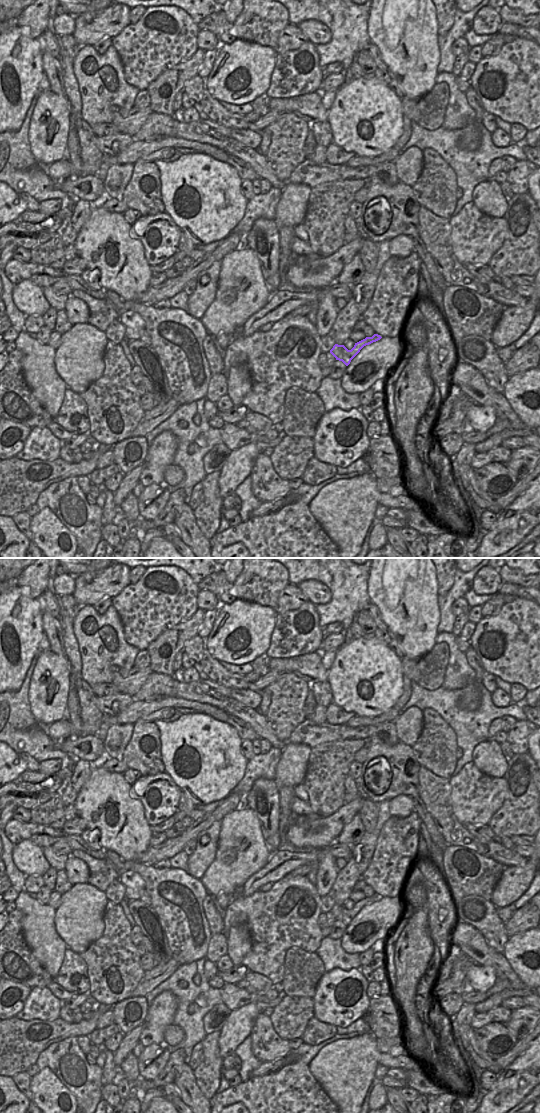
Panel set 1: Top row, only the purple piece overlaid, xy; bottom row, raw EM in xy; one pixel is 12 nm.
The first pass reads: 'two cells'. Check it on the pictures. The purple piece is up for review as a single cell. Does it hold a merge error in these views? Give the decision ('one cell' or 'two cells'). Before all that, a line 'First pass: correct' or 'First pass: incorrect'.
First pass: incorrect
one cell

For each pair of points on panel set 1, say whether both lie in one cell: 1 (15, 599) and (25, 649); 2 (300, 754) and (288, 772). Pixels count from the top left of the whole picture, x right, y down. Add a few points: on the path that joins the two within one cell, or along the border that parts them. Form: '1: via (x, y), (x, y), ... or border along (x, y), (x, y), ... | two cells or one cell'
1: via (24, 602), (25, 633) | one cell
2: via (296, 758), (291, 768) | one cell

